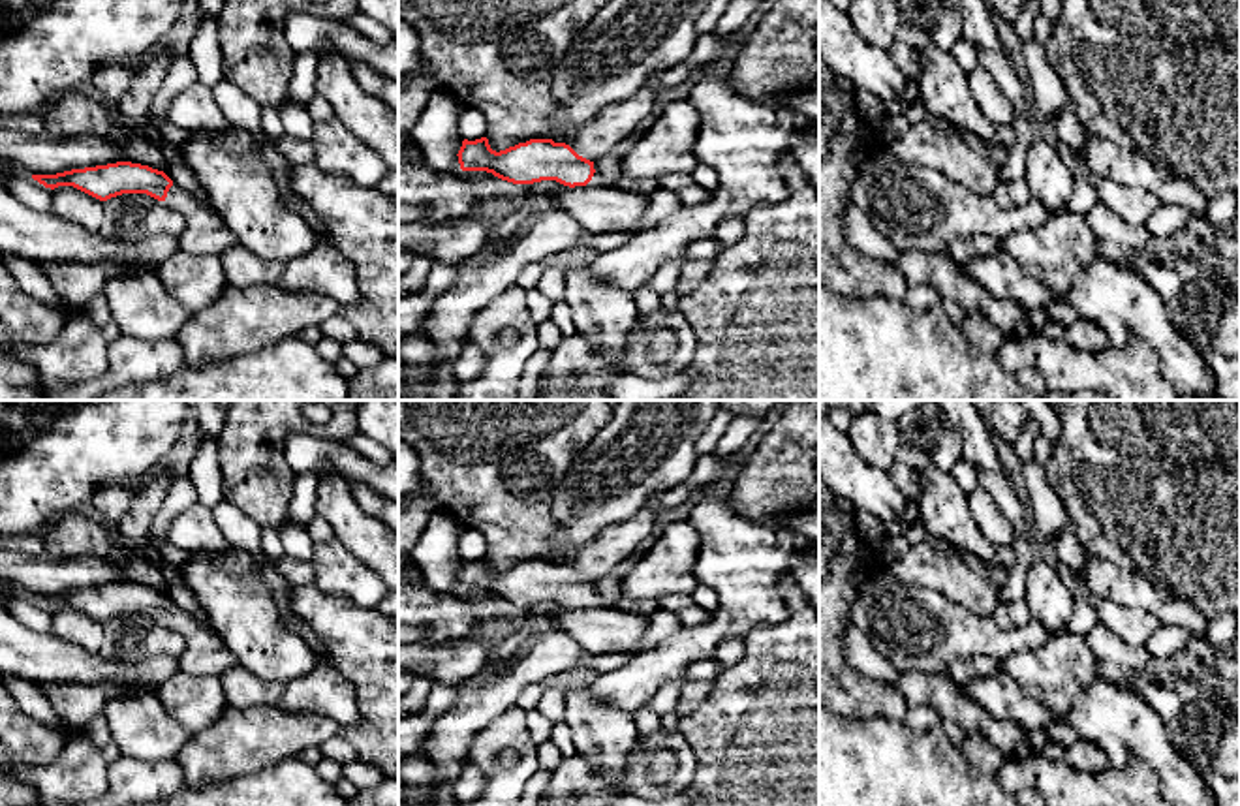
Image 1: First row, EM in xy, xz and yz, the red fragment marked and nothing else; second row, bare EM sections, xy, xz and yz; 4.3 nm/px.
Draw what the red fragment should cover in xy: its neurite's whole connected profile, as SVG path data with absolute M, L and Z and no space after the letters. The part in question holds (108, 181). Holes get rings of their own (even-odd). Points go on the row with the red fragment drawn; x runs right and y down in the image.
M116 162L56 175L32 175L32 178L51 190L73 186L100 201L122 194L147 194L158 201L165 201L186 218L186 229L178 237L182 252L222 256L229 246L237 244L237 237L212 207L175 188L163 171L148 165Z

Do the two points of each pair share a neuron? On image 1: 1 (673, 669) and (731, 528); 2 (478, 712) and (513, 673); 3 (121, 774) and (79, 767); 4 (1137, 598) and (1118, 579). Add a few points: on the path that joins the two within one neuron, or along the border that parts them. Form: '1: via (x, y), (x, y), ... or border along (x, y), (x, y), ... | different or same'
1: via (707, 635), (731, 611), (731, 564) | same
2: via (483, 703), (504, 682) | same
3: border along (109, 763), (106, 786) | different
4: via (1133, 594), (1122, 583) | same

